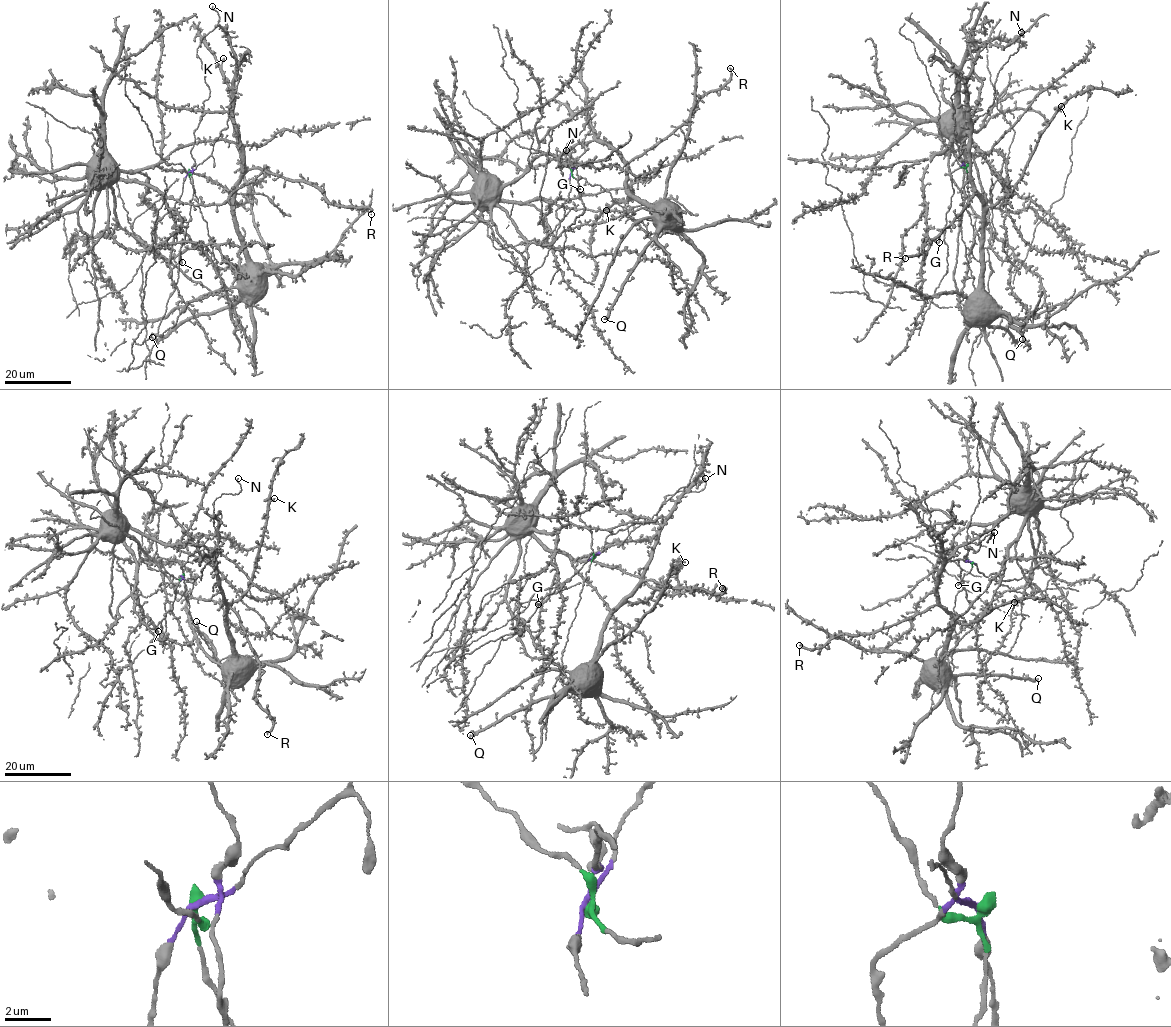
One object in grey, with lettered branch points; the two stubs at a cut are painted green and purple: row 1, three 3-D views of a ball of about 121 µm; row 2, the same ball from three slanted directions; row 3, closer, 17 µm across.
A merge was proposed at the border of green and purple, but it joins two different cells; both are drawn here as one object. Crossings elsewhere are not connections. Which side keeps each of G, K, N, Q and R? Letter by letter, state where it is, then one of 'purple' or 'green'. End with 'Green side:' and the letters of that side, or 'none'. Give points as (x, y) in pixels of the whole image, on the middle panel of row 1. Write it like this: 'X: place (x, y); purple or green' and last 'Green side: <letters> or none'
G: place (580, 189); purple
K: place (606, 210); green
N: place (566, 150); purple
Q: place (604, 319); green
R: place (730, 68); green
Green side: K, Q, R

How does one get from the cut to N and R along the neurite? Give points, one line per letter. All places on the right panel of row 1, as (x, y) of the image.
N: (965, 165), (961, 157), (963, 141), (973, 119), (987, 112), (993, 102), (997, 73), (1017, 51), (1021, 33)
R: (965, 165), (960, 221), (974, 303), (982, 233), (977, 193), (924, 244), (923, 251), (905, 259)

